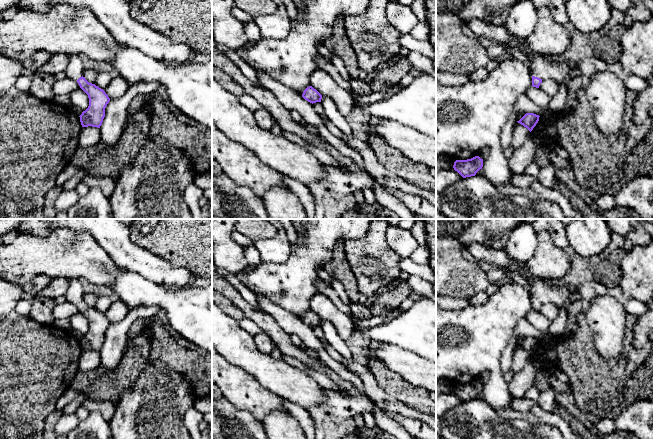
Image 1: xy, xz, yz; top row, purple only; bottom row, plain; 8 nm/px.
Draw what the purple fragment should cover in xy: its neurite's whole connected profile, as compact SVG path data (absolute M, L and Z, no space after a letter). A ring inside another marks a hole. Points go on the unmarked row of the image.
M72 278L69 283L65 298L72 304L75 304L80 312L88 319L89 330L82 336L80 346L82 351L100 352L105 341L105 332L110 322L105 315L95 308L89 307L83 300L84 291L78 278Z

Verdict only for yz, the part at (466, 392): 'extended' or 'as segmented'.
as segmented

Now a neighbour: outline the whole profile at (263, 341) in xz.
M261 332L255 335L254 341L255 341L256 347L260 351L266 354L271 354L271 352L275 349L275 346L276 346L272 338L265 332Z

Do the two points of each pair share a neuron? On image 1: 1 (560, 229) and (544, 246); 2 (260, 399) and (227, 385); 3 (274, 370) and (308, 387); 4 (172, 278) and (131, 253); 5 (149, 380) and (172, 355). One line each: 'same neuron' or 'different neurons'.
1: different neurons
2: same neuron
3: same neuron
4: same neuron
5: different neurons

